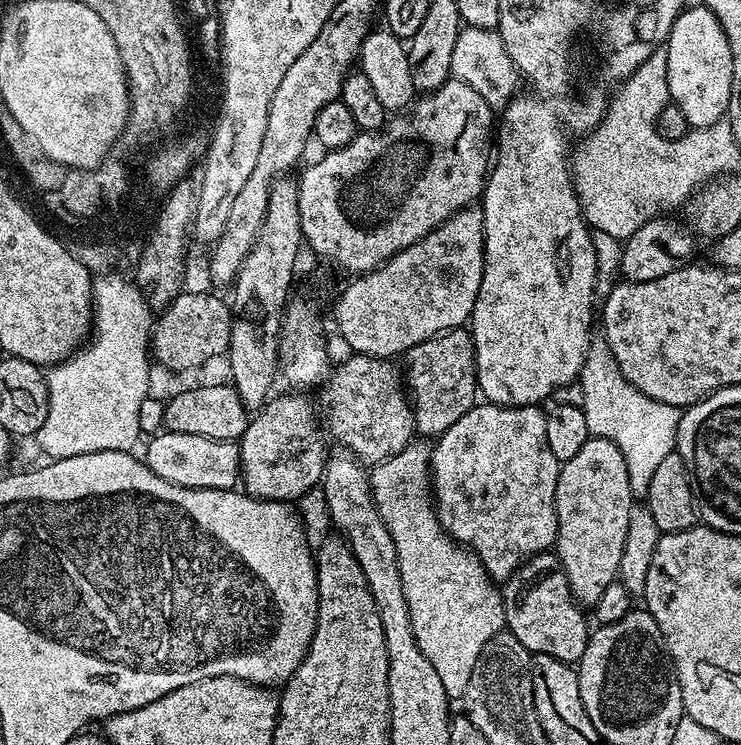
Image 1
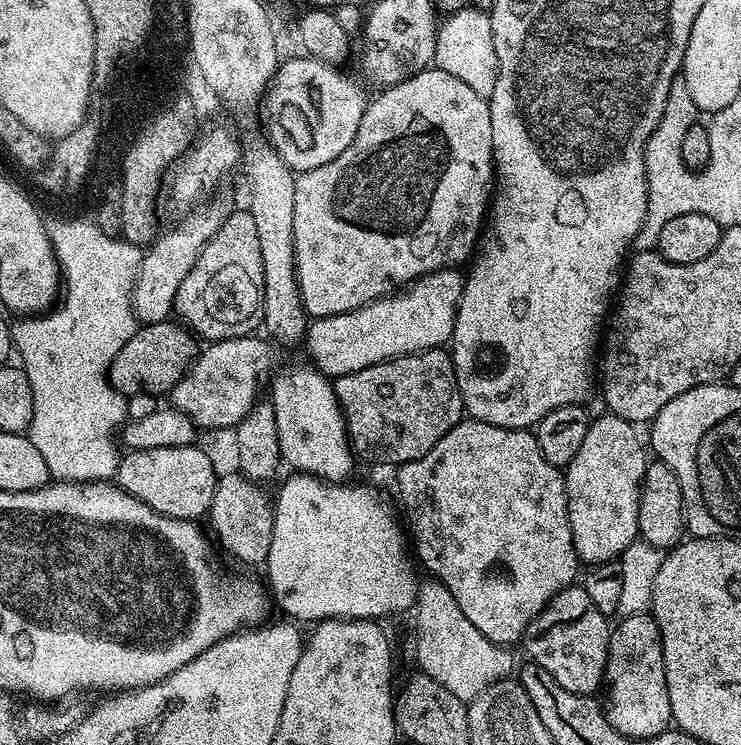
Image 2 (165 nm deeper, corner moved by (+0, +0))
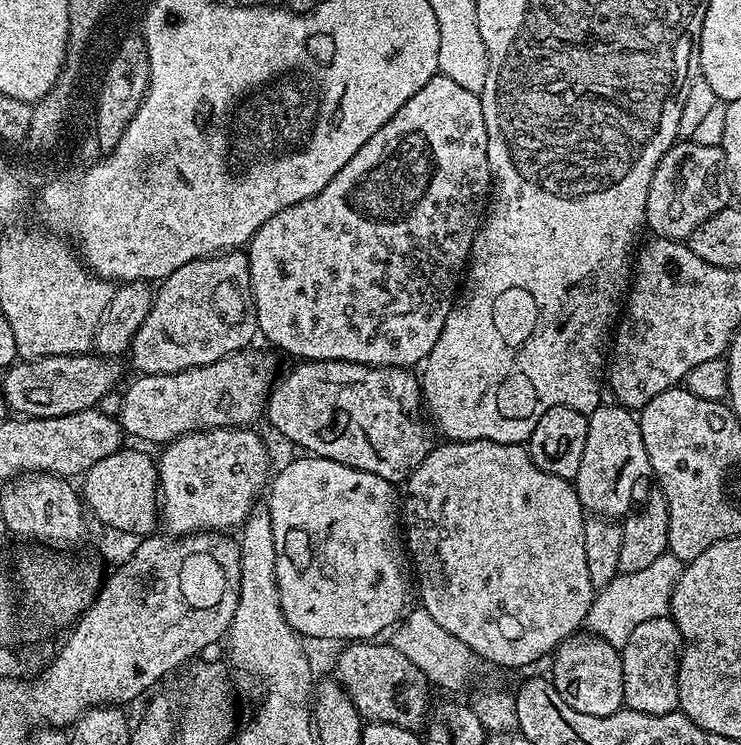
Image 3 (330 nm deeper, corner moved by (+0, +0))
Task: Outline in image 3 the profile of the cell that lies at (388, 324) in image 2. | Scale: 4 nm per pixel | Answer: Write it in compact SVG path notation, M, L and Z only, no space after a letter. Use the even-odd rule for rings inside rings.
M252 351L232 352L218 362L174 374L137 375L136 381L119 397L122 402L122 410L118 413L121 428L131 439L133 436L136 440L163 446L188 432L199 432L205 428L246 428L255 425L255 420L265 415L268 393L272 390L278 371L276 372L276 360L271 356L271 351Z

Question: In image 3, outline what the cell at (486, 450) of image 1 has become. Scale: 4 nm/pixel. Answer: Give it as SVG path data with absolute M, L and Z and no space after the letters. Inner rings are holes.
M453 440L451 442L440 442L433 447L431 454L421 462L418 467L413 470L412 477L406 481L406 489L408 493L402 496L402 528L406 533L406 552L410 557L410 564L416 567L416 576L414 572L414 580L420 583L420 600L419 603L428 611L430 618L434 618L434 622L438 622L438 626L442 626L442 630L450 630L450 634L454 634L454 638L458 638L458 642L466 642L466 646L470 646L473 656L481 661L489 660L492 664L497 664L500 668L524 668L527 664L532 664L535 660L540 660L555 652L560 643L568 636L575 636L577 632L585 627L588 619L588 611L592 605L594 589L590 582L590 574L586 570L586 534L584 533L584 521L586 513L580 504L580 499L576 493L573 481L563 480L554 474L546 474L546 470L538 470L538 466L534 466L534 462L530 458L527 447L524 444L503 444L502 442L490 442L489 440Z

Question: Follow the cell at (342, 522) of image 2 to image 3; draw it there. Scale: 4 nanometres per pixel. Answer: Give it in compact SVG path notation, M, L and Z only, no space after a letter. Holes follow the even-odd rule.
M310 454L301 456L290 463L288 463L280 473L273 475L270 480L270 487L266 492L266 503L268 505L268 513L270 514L270 522L274 526L274 550L276 551L276 581L278 582L278 594L280 595L280 605L282 606L282 614L286 614L286 622L290 622L290 626L294 631L300 633L301 637L309 638L313 636L316 640L344 640L340 642L368 642L376 636L379 632L387 633L405 615L406 607L404 603L408 600L408 580L410 584L410 576L404 573L404 564L406 568L406 544L402 539L402 504L398 499L397 485L386 482L386 478L378 478L378 474L370 474L363 472L354 467L348 467L344 463L334 462L332 459L322 459L314 457Z

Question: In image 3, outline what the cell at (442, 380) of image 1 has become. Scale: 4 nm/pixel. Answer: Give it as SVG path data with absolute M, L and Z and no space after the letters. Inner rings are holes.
M306 360L295 366L297 368L290 369L285 376L283 373L273 383L268 393L266 420L272 423L278 435L305 448L305 453L378 474L378 478L386 478L386 482L397 486L408 481L413 470L431 454L434 432L426 419L424 394L420 391L415 371L407 368L375 368L341 360Z

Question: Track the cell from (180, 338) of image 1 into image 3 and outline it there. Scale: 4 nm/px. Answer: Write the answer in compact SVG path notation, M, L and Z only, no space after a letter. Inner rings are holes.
M99 354L21 359L3 373L2 394L9 409L20 418L45 420L78 414L87 408L96 408L103 396L113 395L112 387L120 380L120 363L119 359L105 358Z

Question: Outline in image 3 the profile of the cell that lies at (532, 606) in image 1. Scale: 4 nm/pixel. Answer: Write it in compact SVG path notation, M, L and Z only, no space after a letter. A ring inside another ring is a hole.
M587 630L568 636L551 653L551 660L550 679L566 706L581 714L594 714L594 718L606 718L625 707L620 649L610 646L601 636L594 636Z

